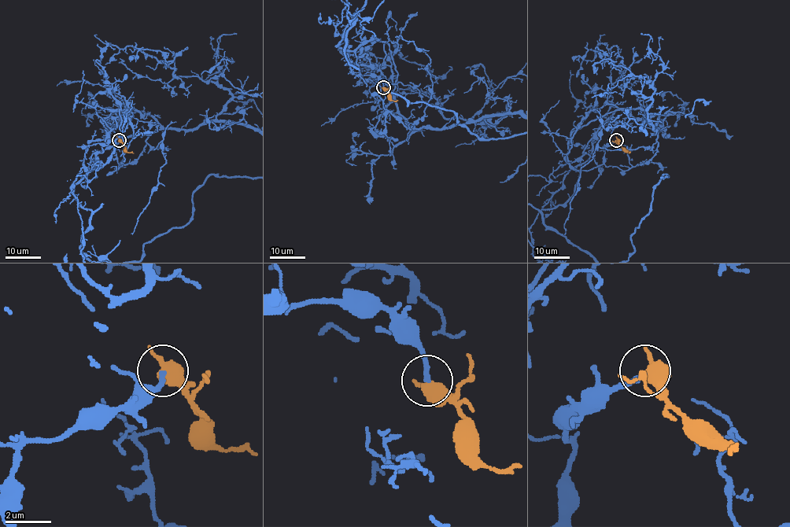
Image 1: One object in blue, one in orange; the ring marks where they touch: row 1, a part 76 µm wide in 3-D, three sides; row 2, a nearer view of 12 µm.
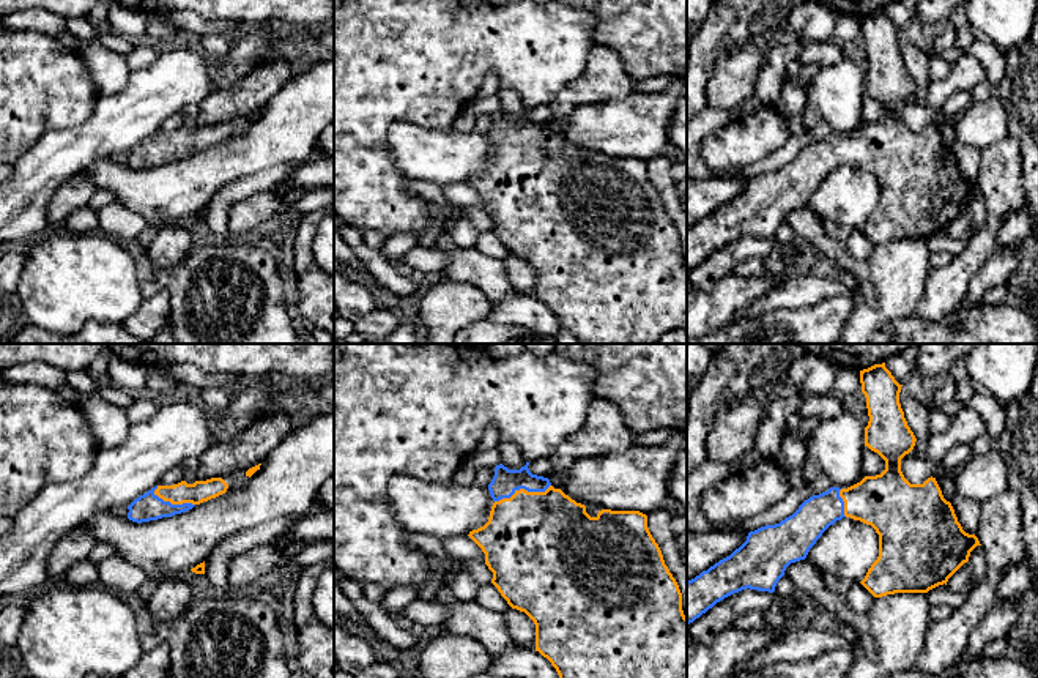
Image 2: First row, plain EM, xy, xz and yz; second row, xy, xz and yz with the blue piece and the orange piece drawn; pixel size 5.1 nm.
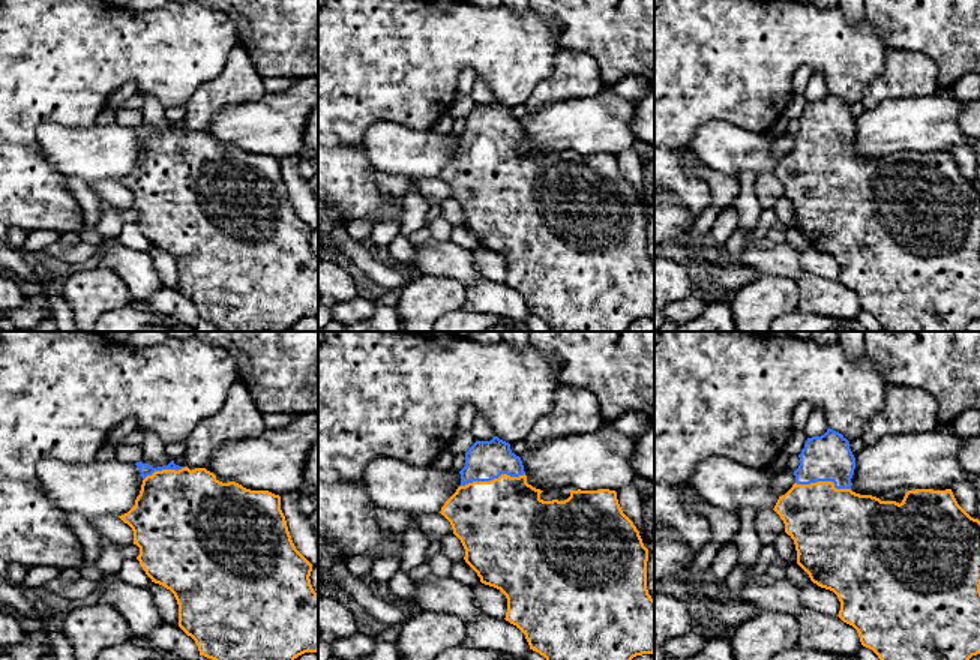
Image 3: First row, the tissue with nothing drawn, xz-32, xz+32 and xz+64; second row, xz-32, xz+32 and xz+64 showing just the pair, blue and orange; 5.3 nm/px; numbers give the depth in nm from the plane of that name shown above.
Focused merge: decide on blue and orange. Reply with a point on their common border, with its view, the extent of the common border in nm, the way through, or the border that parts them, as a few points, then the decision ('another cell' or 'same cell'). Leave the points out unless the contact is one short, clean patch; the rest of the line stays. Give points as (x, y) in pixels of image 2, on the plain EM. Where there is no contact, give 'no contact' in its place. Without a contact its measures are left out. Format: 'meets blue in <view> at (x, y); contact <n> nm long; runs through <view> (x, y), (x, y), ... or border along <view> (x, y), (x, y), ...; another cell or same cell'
meets blue in xz at (522, 134); contact 300 nm long; runs through xz (504, 130), (509, 134), (522, 134), (533, 182); same cell

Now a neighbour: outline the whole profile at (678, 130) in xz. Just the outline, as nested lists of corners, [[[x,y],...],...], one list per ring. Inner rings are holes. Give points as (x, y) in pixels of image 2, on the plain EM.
[[[684,96],[671,117],[668,137],[673,145],[687,153],[687,96]]]

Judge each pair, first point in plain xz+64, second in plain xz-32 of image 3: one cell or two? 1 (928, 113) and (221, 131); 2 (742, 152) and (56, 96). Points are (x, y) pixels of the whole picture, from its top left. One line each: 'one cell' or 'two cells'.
1: one cell
2: two cells

